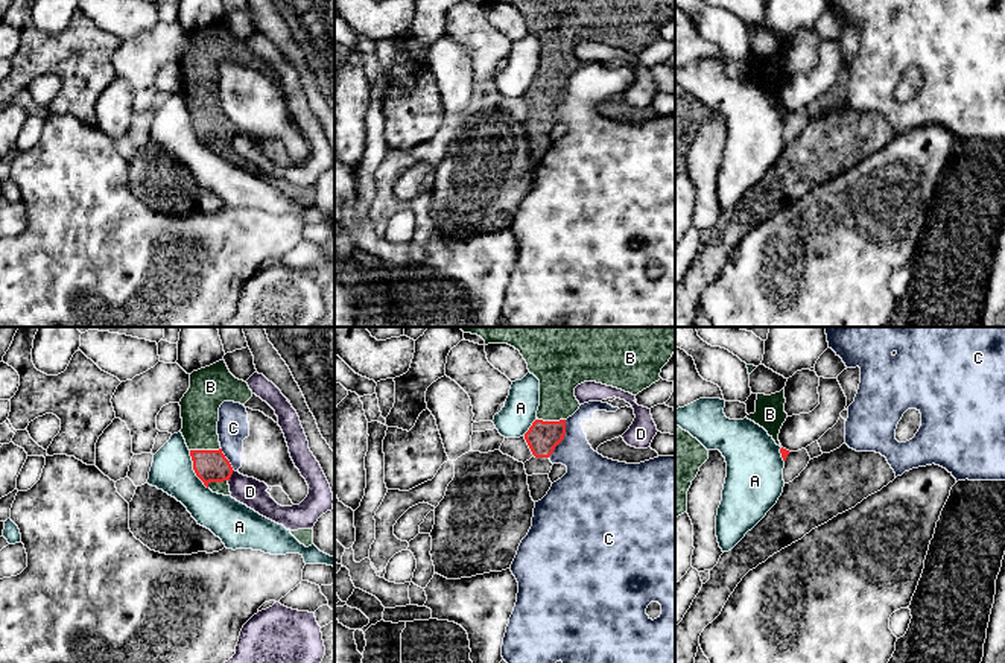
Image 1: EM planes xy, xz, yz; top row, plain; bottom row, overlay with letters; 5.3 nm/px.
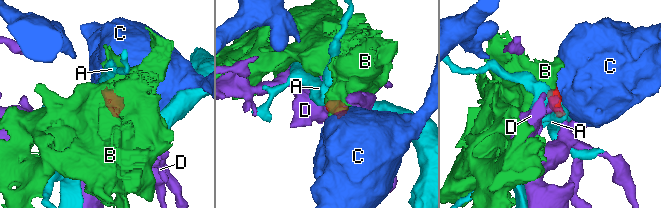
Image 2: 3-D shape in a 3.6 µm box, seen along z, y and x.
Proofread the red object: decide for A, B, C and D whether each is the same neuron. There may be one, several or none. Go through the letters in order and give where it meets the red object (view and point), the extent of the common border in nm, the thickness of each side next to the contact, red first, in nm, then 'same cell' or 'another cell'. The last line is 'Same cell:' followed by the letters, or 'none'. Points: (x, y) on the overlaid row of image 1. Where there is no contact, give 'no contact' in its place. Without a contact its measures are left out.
A: xy (193, 469) | 220 nm | 180/220 nm | another cell
B: xy (204, 450) | 160 nm | 180/200 nm | same cell
C: xz (563, 438) | 220 nm | 170/260 nm | another cell
D: xy (230, 476) | 70 nm | 180/150 nm | another cell
Same cell: B

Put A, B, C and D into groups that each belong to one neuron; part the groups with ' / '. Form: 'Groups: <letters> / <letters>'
Groups: A / B / C / D

